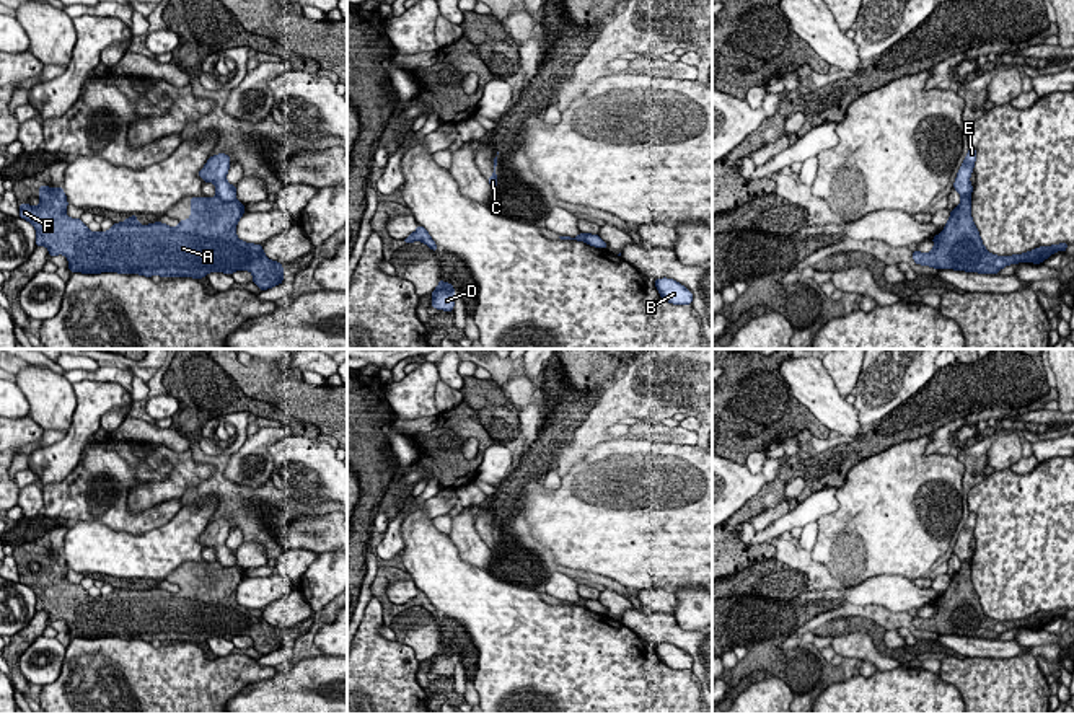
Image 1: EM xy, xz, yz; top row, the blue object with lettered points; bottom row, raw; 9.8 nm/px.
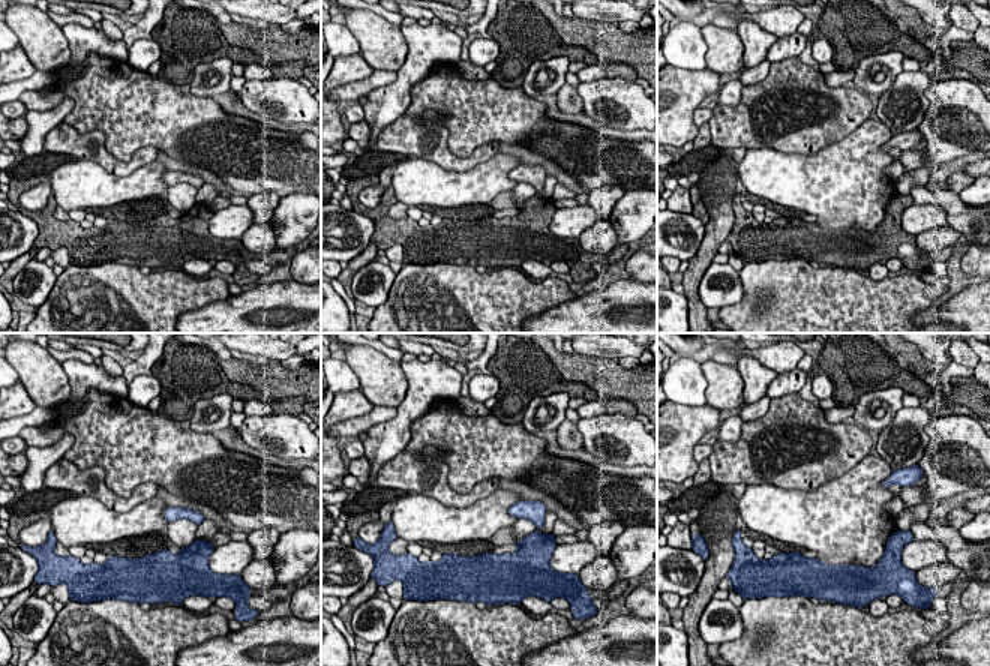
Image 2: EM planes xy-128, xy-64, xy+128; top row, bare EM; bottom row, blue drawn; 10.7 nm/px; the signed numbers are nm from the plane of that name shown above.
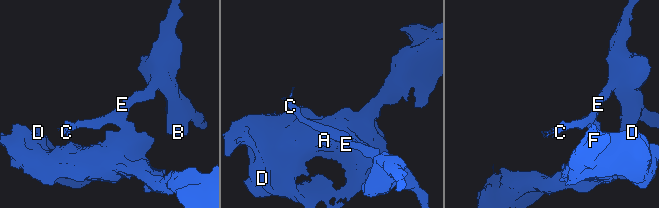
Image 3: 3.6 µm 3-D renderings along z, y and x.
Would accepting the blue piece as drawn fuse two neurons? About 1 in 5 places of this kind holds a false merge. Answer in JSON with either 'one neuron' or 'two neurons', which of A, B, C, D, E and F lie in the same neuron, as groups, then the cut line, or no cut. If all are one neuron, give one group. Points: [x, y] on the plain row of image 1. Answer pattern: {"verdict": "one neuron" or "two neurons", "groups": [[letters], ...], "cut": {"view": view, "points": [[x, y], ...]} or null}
{"verdict": "two neurons", "groups": [["A", "D", "F"], ["B", "C", "E"]], "cut": {"view": "xy", "points": [[217, 559], [222, 564], [235, 566]]}}

